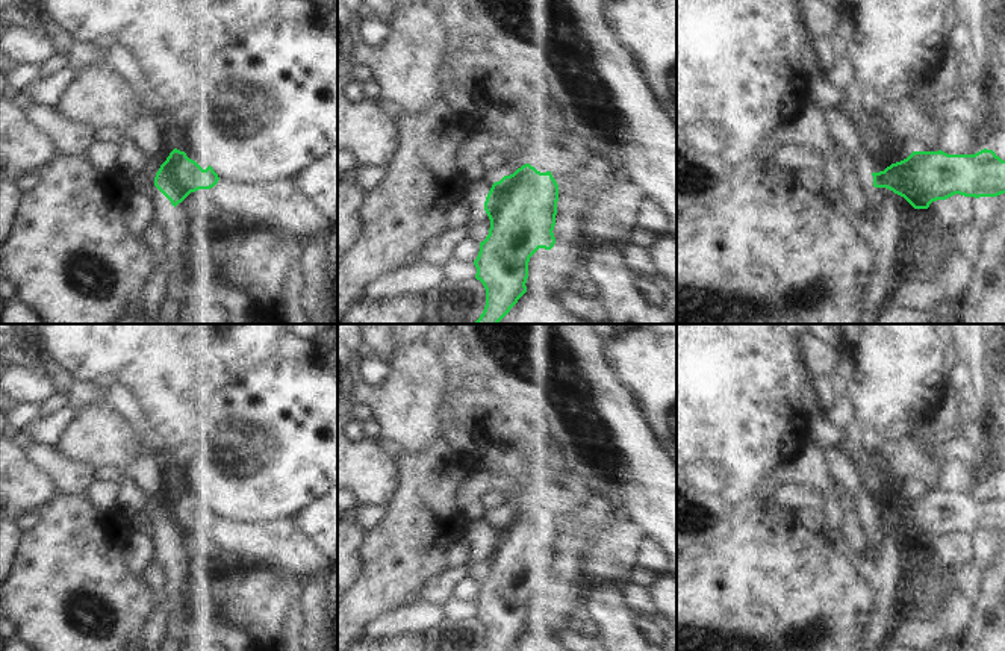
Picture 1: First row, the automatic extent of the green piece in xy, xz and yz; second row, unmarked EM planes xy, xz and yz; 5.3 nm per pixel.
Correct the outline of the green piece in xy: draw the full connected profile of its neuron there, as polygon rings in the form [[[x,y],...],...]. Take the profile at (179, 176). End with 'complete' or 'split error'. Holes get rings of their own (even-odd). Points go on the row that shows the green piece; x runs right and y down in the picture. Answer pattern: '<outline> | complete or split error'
[[[174,148],[153,180],[129,180],[129,185],[135,191],[156,186],[176,207],[191,192],[210,189],[218,180],[219,177],[210,165],[203,170],[195,160],[189,159],[185,151]]] | split error

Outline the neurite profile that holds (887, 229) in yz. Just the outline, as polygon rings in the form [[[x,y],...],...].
[[[878,188],[878,207],[875,216],[861,223],[869,244],[881,250],[899,247],[917,209],[887,188]]]

